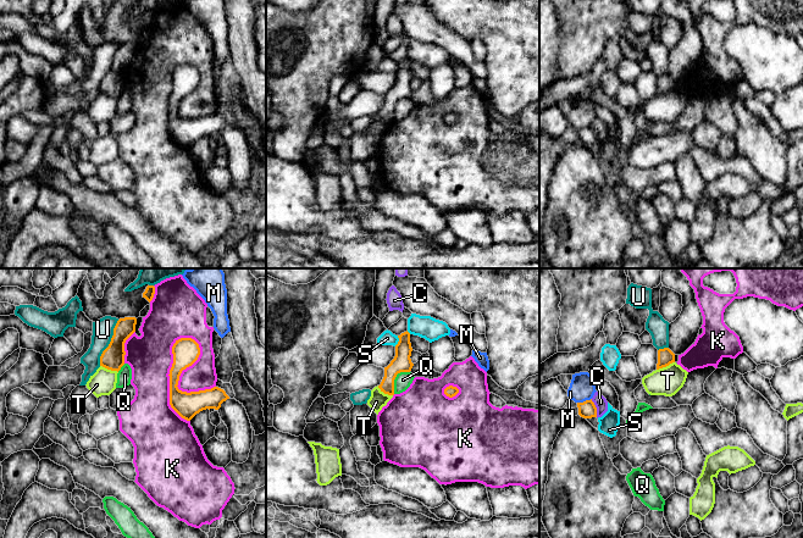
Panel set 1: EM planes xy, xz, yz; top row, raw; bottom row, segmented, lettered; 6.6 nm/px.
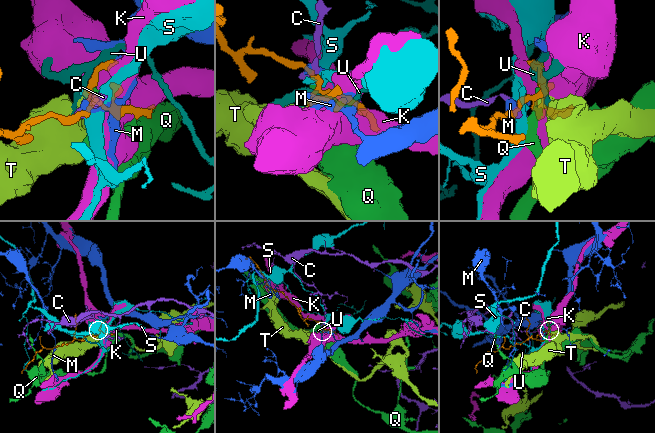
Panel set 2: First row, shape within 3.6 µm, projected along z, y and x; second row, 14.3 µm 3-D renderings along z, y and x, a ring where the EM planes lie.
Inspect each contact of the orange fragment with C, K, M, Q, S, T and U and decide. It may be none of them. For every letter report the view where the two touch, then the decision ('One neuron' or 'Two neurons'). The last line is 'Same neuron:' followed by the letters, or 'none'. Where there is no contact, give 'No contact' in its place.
C: Touches orange in yz. Two neurons
K: Touches orange in xy. Two neurons
M: Touches orange in yz. Two neurons
Q: Touches orange in xz. Two neurons
S: Touches orange in xz. Two neurons
T: Touches orange in xy. Two neurons
U: Touches orange in xy. Two neurons
Same neuron: none

